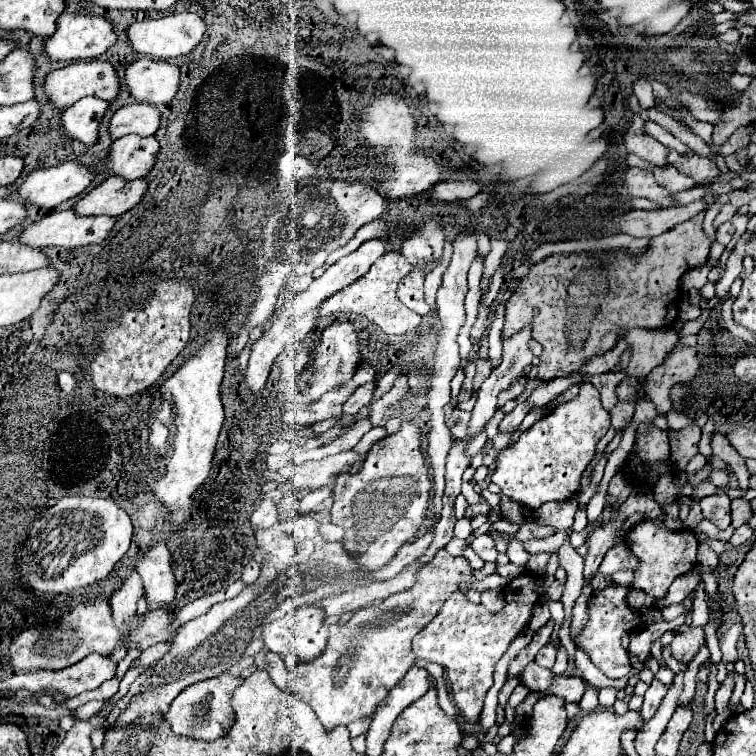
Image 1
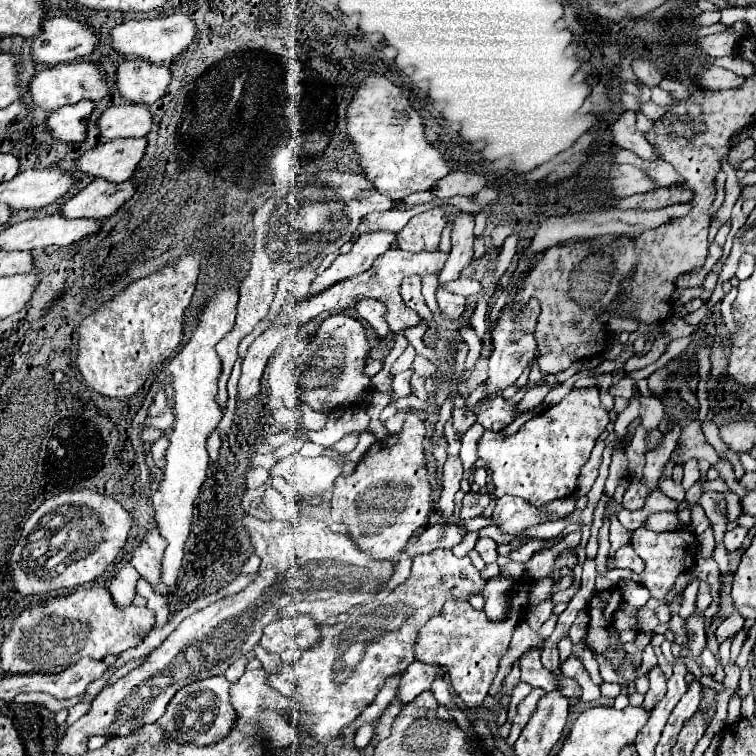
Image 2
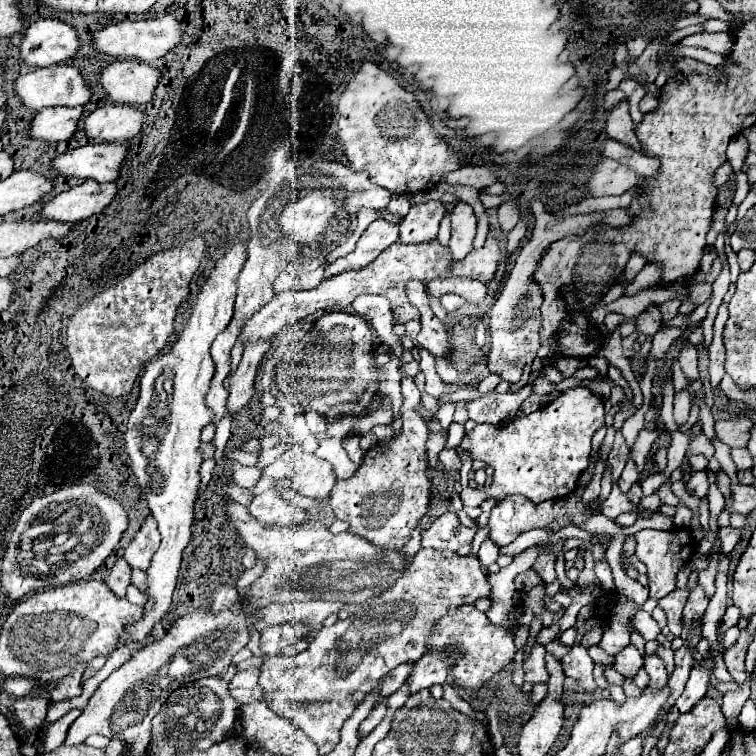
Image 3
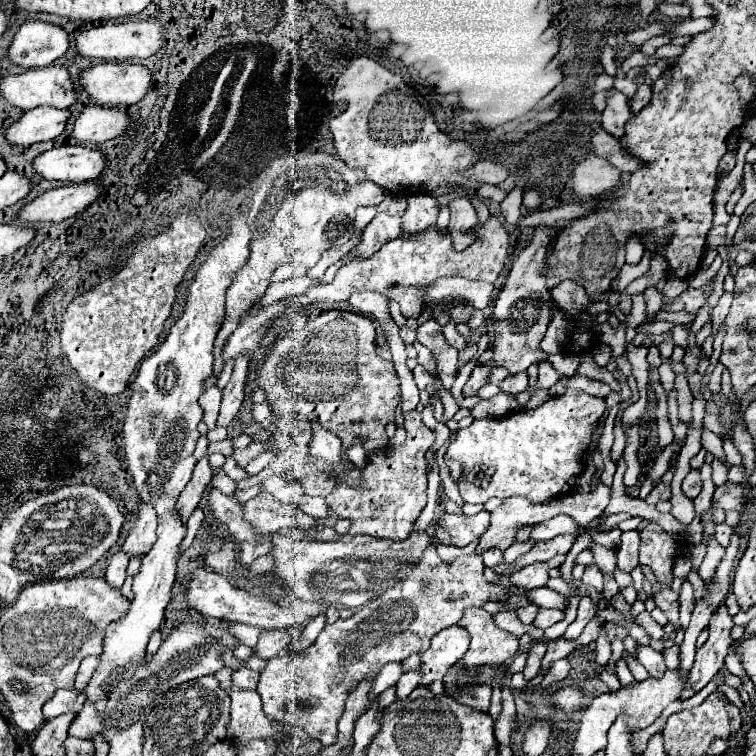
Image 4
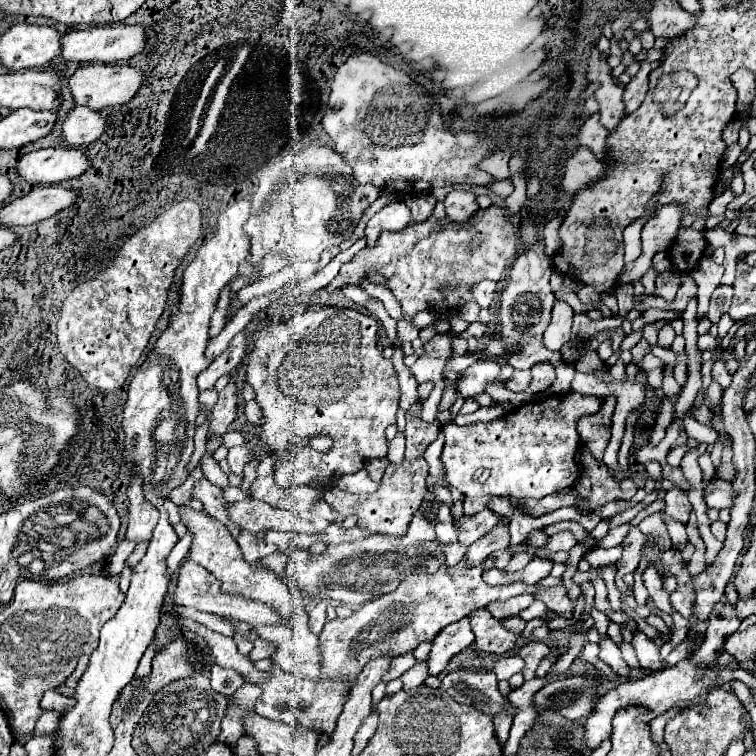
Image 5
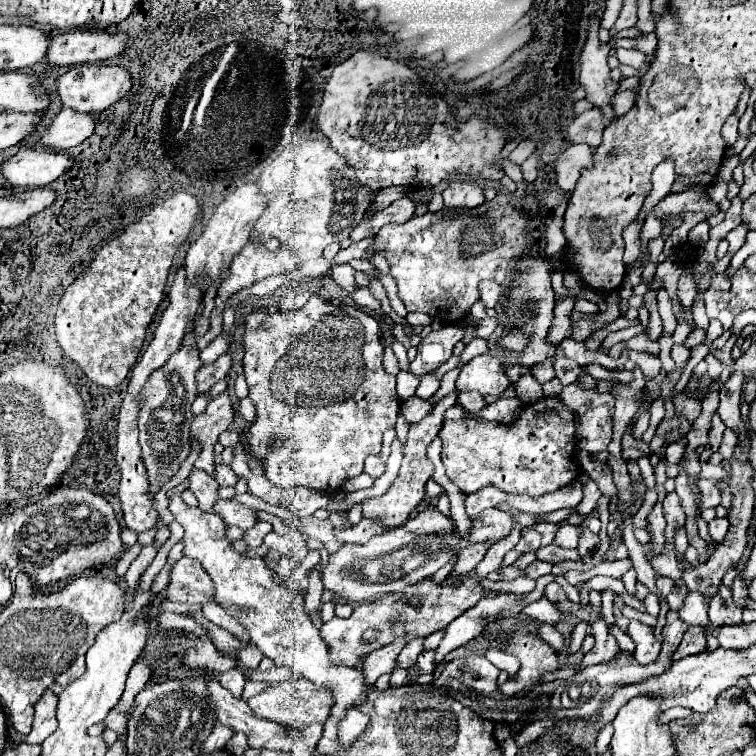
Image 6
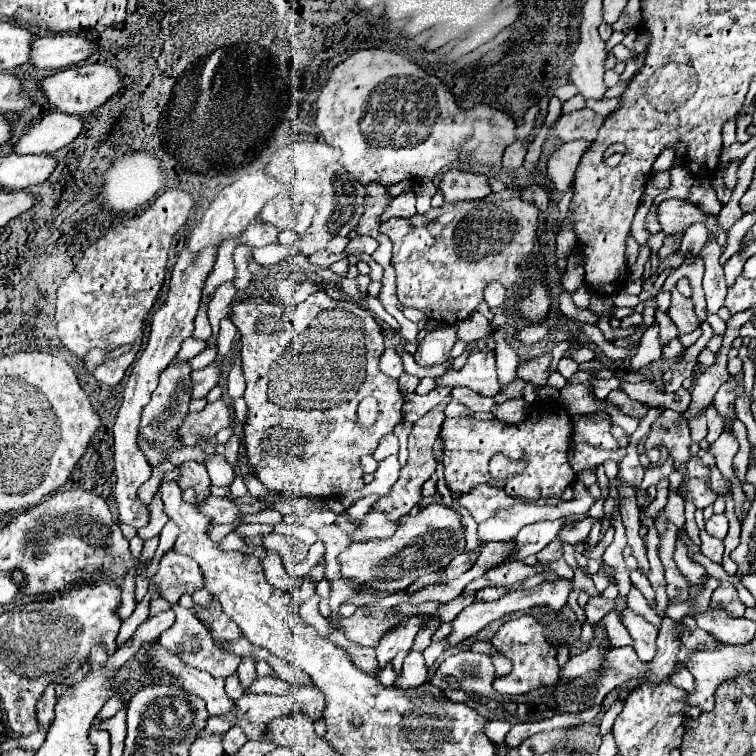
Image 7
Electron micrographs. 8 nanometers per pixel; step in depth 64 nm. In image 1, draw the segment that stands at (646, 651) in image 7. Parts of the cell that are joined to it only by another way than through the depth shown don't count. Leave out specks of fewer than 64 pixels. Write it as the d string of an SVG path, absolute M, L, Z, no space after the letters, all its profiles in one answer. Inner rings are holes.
M652 680L650 688L648 688L646 694L644 694L644 706L642 706L642 710L640 710L640 716L644 716L644 722L648 722L648 720L656 714L658 706L660 706L660 700L666 696L666 690L668 690L668 688L666 688L662 682Z

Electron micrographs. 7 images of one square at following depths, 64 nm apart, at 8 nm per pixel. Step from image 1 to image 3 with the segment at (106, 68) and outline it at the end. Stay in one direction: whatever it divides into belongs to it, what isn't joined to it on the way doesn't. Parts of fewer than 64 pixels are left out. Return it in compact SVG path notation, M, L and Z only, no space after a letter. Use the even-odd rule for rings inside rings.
M56 64L48 68L38 68L26 76L16 80L16 92L24 100L24 104L32 110L48 108L48 106L84 106L92 100L92 90L82 78L80 68L70 64Z

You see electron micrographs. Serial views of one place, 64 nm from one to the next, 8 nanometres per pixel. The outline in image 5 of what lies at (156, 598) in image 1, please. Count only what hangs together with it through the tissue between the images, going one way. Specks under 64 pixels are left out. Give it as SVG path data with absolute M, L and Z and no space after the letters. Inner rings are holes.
M130 472L130 488L126 492L128 500L130 500L130 524L126 530L126 538L132 542L148 542L152 538L152 530L156 528L158 522L158 512L156 508L144 498L142 494L142 486L140 480Z

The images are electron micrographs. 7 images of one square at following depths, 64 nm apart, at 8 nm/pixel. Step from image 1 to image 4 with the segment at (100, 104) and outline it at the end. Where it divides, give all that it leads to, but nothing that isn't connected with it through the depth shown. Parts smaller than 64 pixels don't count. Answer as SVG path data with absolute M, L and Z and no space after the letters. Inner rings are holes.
M52 106L28 110L20 120L8 126L6 140L16 146L30 146L42 140L56 140L64 132L70 114L70 110L58 110Z

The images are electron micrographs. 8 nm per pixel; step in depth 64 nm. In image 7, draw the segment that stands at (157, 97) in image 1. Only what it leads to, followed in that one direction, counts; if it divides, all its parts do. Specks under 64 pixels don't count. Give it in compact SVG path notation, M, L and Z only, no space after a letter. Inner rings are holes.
M84 64L84 66L70 66L54 76L42 80L44 94L50 106L56 106L60 112L68 114L86 114L100 106L104 106L114 94L122 90L122 76L116 68L106 64Z

